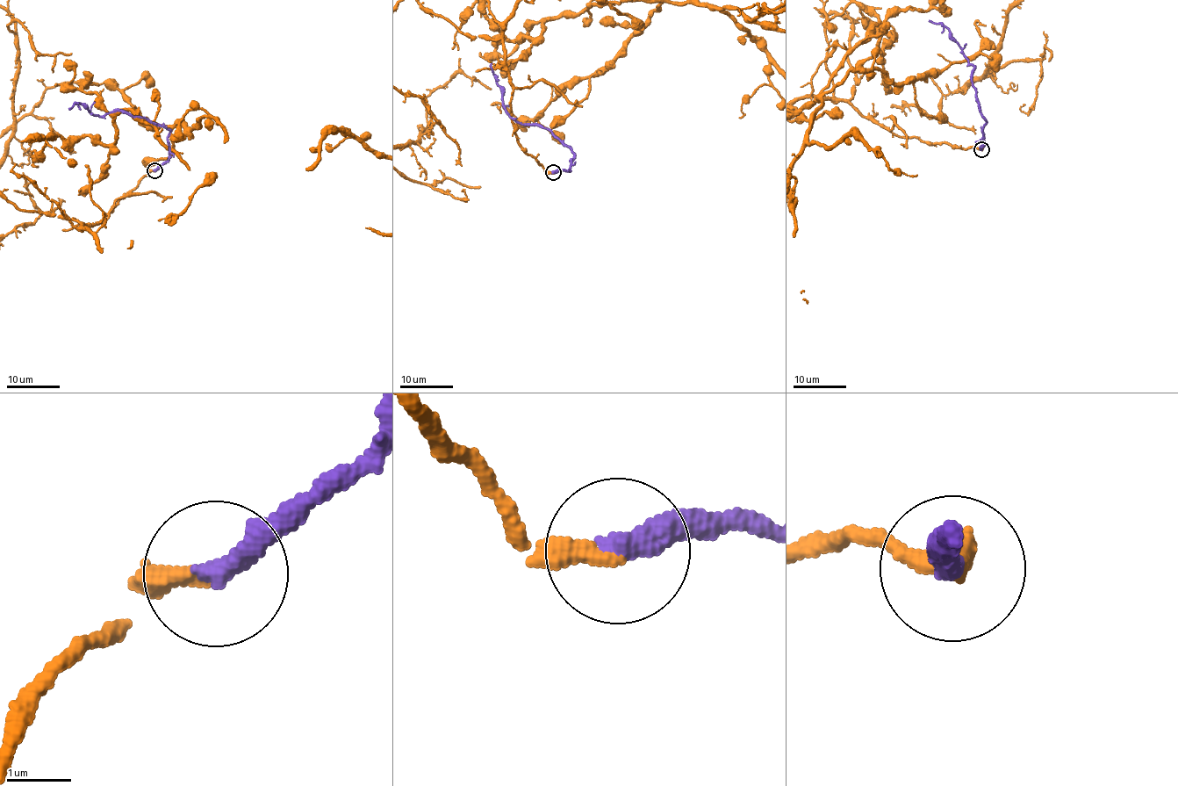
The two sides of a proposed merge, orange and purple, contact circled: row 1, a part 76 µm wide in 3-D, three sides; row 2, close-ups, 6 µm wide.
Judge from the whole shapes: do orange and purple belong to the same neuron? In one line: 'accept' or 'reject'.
accept

